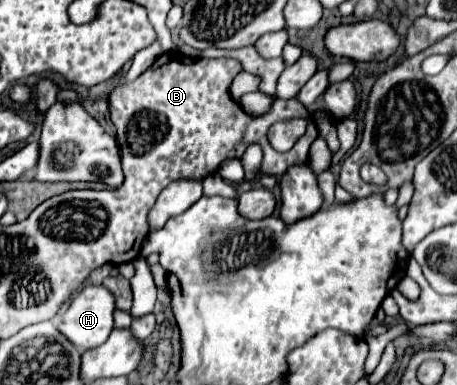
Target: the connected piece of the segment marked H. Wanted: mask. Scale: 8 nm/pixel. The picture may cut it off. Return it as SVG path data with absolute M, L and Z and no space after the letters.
M85 285L75 295L71 305L61 313L57 327L61 329L61 333L65 337L69 337L69 341L75 347L81 347L81 351L87 351L87 349L93 349L93 347L99 347L101 343L105 343L105 339L113 331L113 311L115 311L115 295L107 287Z

